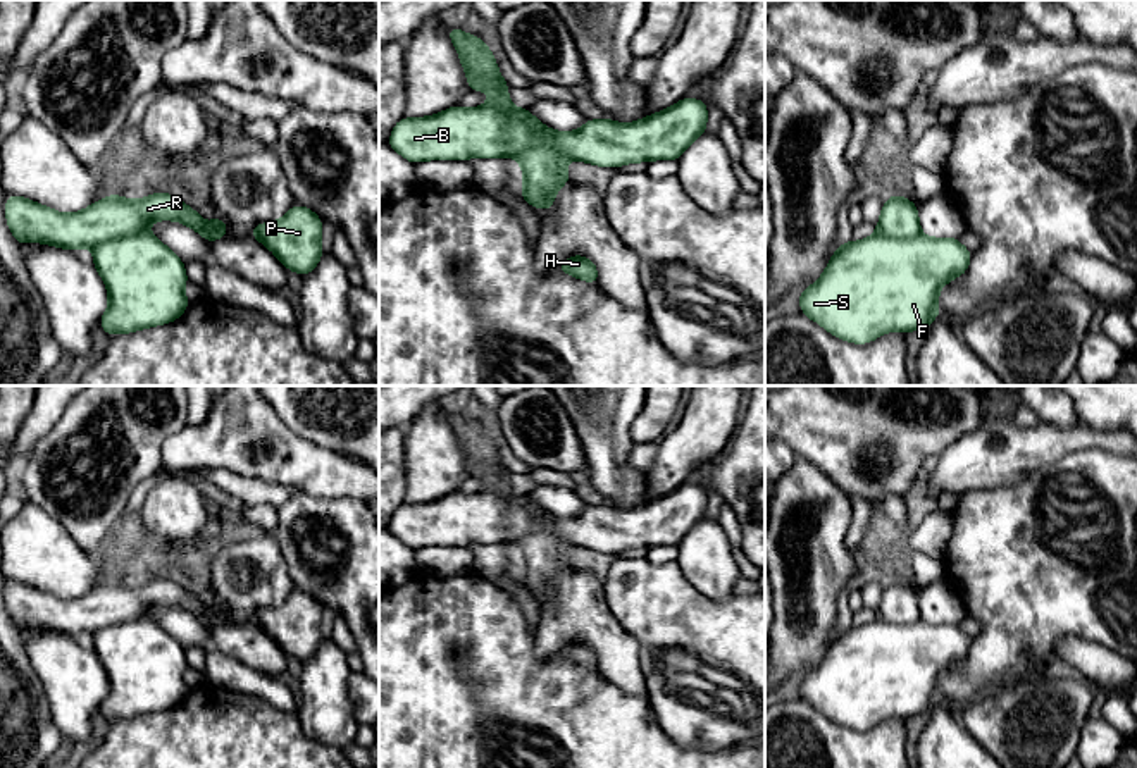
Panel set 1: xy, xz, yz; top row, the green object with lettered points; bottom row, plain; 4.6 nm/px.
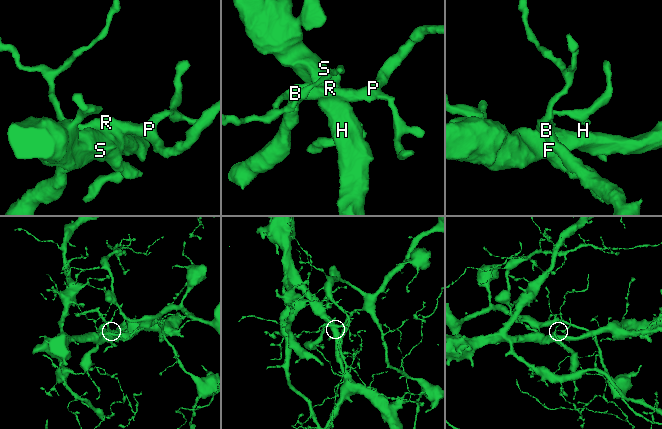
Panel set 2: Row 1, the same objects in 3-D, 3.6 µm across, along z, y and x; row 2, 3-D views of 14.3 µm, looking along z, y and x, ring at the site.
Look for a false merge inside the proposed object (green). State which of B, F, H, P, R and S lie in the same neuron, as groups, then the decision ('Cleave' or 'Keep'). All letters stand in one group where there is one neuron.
Groups: B P R / F H S. Cleave

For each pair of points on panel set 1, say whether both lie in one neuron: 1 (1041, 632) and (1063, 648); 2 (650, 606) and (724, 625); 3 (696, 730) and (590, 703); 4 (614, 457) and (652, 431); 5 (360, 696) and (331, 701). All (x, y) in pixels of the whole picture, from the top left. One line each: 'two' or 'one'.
1: two
2: one
3: two
4: two
5: two

